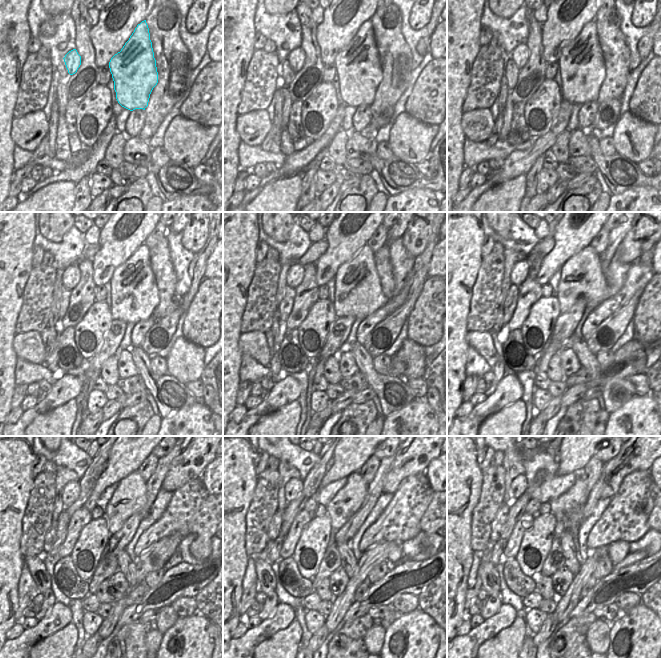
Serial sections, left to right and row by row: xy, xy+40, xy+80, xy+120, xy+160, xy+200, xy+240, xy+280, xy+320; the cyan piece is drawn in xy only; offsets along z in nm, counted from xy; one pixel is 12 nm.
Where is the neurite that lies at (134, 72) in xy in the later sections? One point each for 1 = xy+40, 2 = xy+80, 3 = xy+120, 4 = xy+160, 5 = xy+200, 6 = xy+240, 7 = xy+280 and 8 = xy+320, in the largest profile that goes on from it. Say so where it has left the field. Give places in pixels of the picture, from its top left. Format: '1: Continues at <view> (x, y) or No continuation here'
1: Continues at xy+40 (358, 66)
2: Continues at xy+80 (582, 67)
3: Continues at xy+120 (135, 296)
4: Continues at xy+160 (358, 293)
5: Continues at xy+200 (581, 277)
6: Continues at xy+240 (130, 496)
7: Continues at xy+280 (349, 499)
8: Continues at xy+320 (576, 495)

